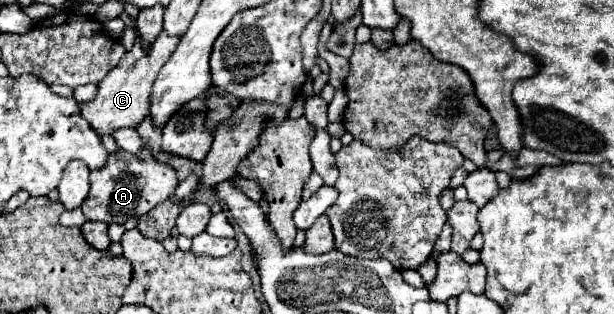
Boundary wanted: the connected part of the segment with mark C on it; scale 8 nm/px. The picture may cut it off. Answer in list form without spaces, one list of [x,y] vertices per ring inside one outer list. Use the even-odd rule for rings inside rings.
[[[162,31],[158,35],[158,39],[154,41],[154,45],[150,47],[148,53],[142,53],[140,47],[140,39],[134,43],[132,51],[128,51],[120,65],[110,71],[100,83],[98,83],[98,93],[92,101],[86,103],[78,103],[80,115],[90,123],[90,127],[102,137],[102,135],[112,135],[114,131],[122,129],[122,127],[138,127],[150,113],[150,87],[160,71],[160,67],[170,59],[170,55],[174,53],[174,47],[178,45],[180,37],[170,37],[166,31]]]

